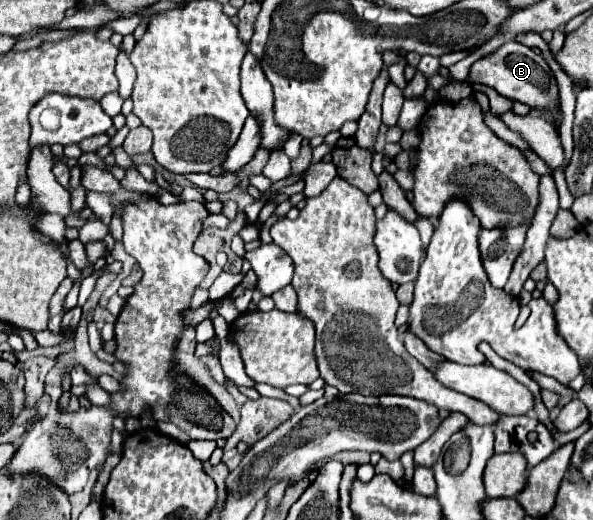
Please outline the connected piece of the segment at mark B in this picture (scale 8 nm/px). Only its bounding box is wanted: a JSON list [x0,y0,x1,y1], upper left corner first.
[470,42,562,122]

